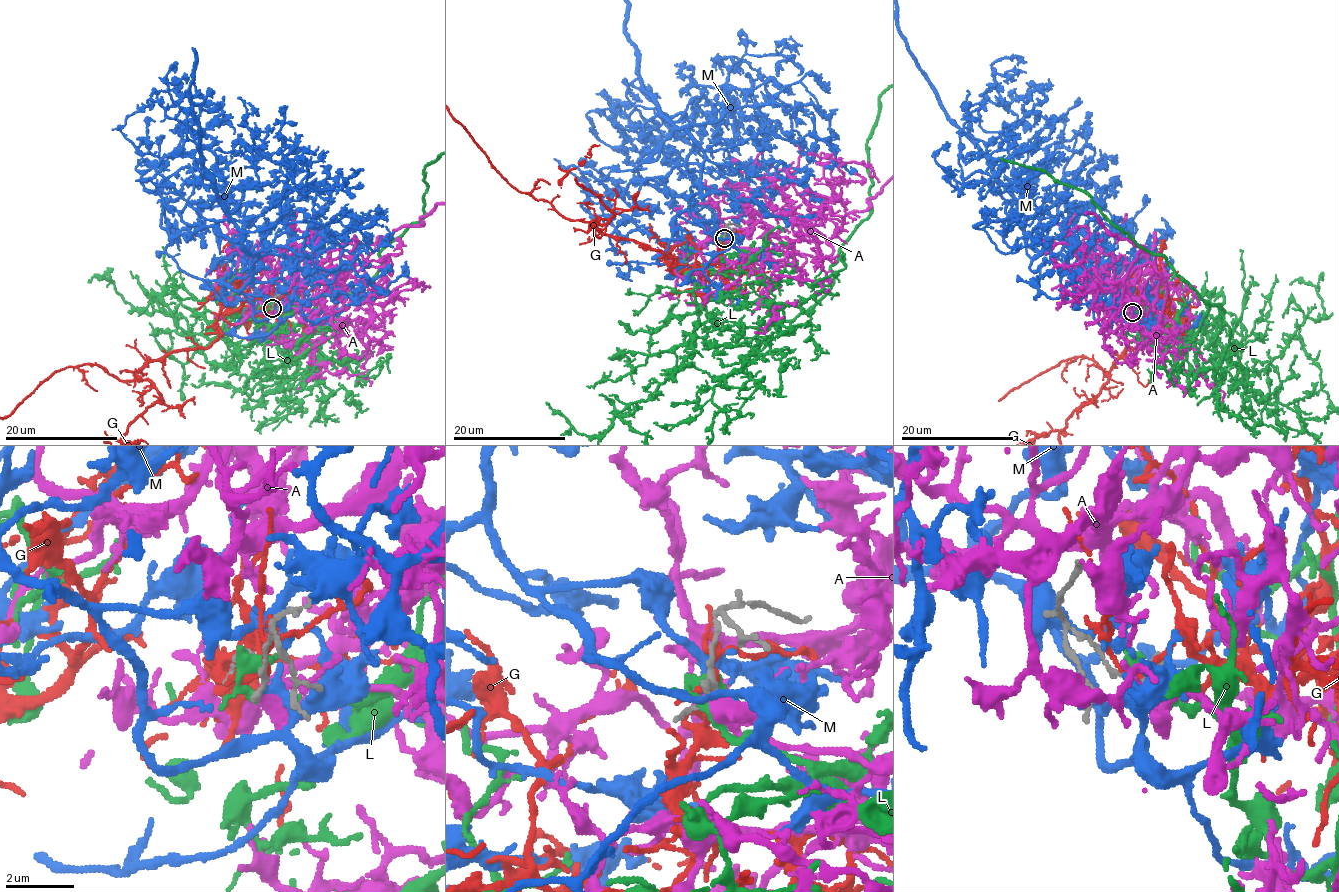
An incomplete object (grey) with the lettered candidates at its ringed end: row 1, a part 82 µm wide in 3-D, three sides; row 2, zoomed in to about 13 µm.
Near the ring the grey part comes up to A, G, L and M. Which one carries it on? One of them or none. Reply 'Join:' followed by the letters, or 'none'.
Join: A

